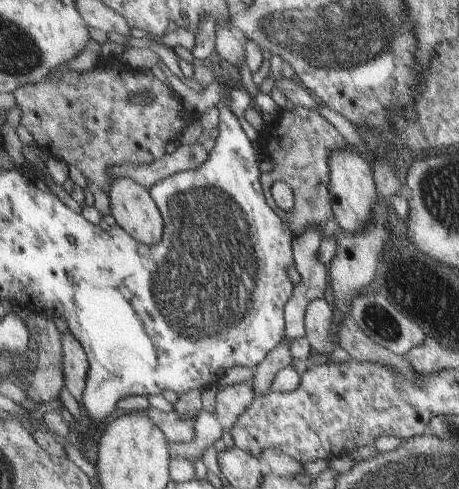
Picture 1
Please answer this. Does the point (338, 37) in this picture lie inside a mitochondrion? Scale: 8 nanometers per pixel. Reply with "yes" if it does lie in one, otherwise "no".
yes

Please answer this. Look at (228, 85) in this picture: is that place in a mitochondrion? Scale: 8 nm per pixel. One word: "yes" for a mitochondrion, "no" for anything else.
no

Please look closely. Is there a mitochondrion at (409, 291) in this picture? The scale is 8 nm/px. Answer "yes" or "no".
yes

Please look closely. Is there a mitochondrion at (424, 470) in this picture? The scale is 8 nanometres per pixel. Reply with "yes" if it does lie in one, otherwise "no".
yes

